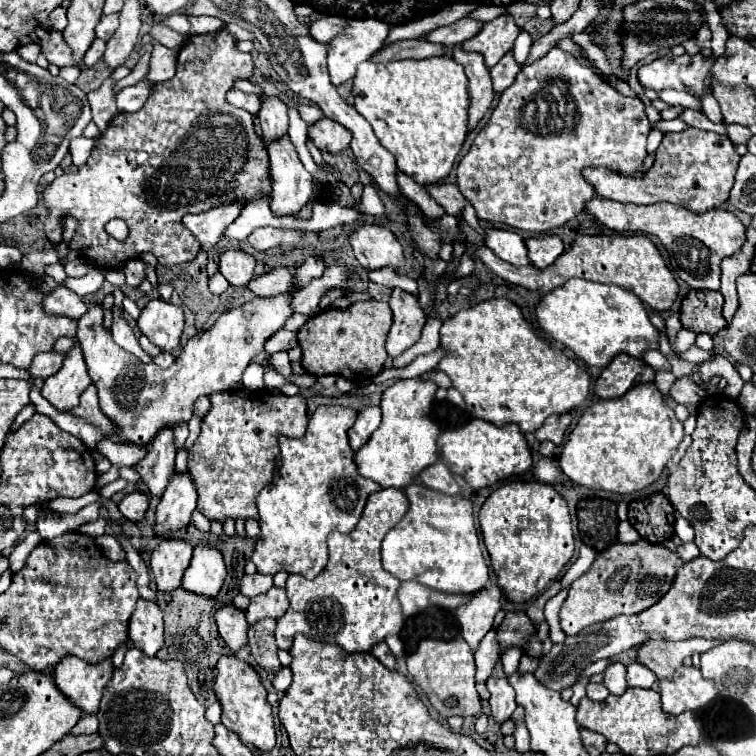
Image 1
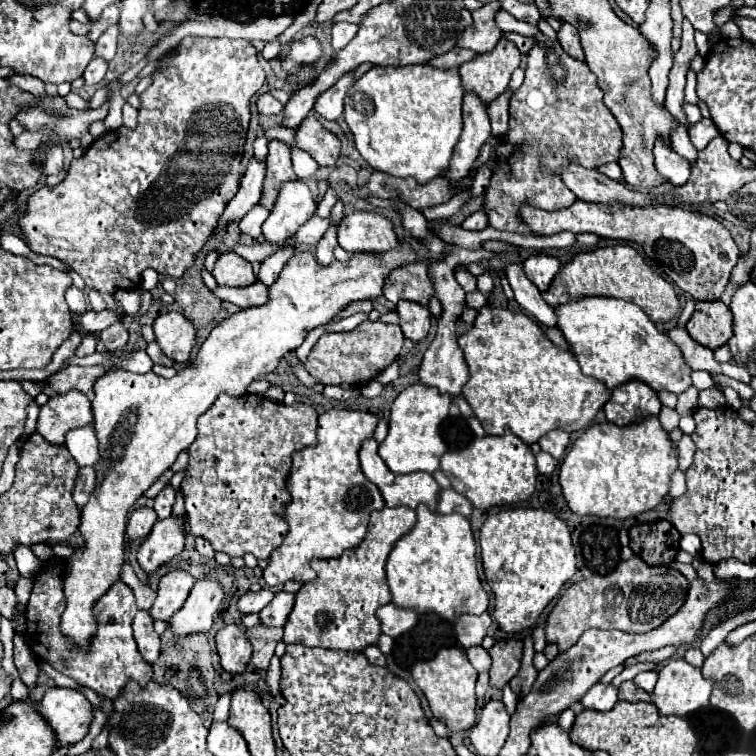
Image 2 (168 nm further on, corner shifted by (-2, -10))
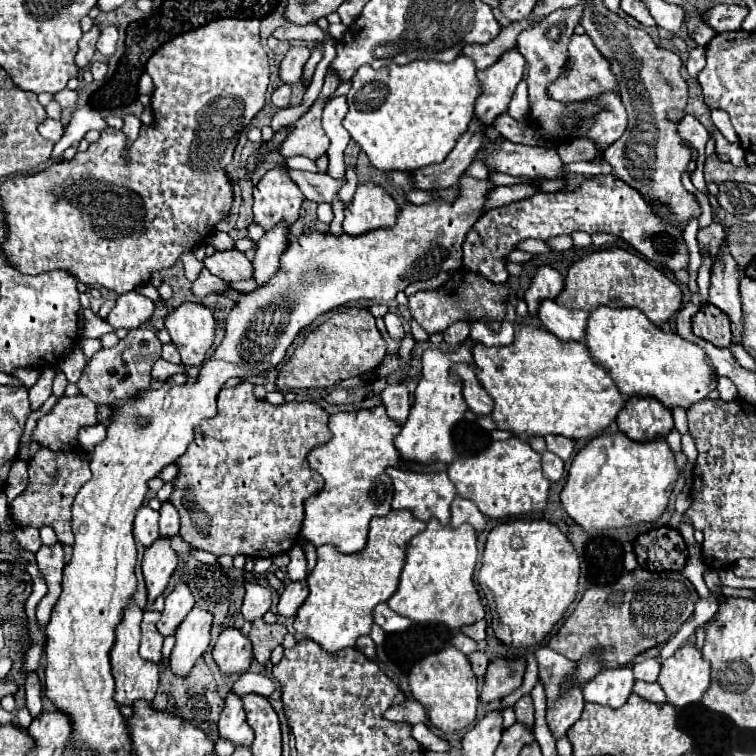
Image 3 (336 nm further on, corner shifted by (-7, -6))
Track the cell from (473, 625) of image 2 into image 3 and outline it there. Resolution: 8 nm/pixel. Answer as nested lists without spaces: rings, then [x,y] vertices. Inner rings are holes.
[[[478,620],[478,622],[474,622],[474,626],[464,626],[462,632],[466,636],[470,636],[472,640],[480,642],[480,640],[486,638],[486,620]]]

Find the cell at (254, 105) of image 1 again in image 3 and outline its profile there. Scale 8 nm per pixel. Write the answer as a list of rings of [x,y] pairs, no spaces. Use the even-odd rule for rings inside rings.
[[[280,86],[280,88],[276,88],[274,92],[272,92],[272,104],[276,106],[276,108],[288,108],[288,104],[290,104],[290,96],[292,96],[292,90],[290,90],[290,86]]]

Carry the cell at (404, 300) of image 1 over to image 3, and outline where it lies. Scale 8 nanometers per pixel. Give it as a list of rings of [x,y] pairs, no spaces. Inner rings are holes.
[[[455,270],[447,281],[449,285],[442,286],[440,290],[420,290],[414,296],[410,296],[410,312],[418,324],[428,334],[446,332],[450,324],[454,322],[478,322],[484,320],[492,332],[500,330],[500,324],[506,316],[506,302],[510,296],[508,284],[494,284],[488,278],[484,278],[478,272],[470,270]],[[449,287],[449,290],[448,290]]]

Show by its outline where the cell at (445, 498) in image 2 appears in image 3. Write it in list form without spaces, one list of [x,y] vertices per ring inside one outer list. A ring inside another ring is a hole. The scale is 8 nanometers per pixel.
[[[454,498],[454,502],[452,502],[452,522],[450,522],[450,526],[458,528],[460,524],[470,524],[476,532],[482,532],[484,526],[486,526],[486,520],[484,520],[482,512],[480,512],[470,500]]]

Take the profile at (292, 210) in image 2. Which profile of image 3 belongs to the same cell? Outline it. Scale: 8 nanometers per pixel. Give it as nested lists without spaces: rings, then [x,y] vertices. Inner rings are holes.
[[[274,226],[274,230],[266,232],[258,240],[256,256],[252,260],[252,268],[254,268],[252,278],[256,280],[258,288],[264,286],[276,274],[280,254],[286,248],[286,240],[288,240],[288,228],[286,226]]]

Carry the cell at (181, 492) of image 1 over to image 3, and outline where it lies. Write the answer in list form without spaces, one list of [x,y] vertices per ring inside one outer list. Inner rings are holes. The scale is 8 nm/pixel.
[[[158,538],[158,542],[146,548],[144,560],[142,560],[142,572],[144,572],[150,604],[166,590],[176,564],[178,564],[178,558],[176,558],[176,552],[170,548],[170,542],[162,542],[162,538]]]

